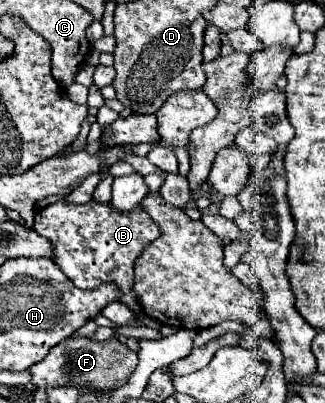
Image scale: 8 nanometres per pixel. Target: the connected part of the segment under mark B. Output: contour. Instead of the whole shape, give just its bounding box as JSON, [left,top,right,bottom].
[34,201,158,313]

